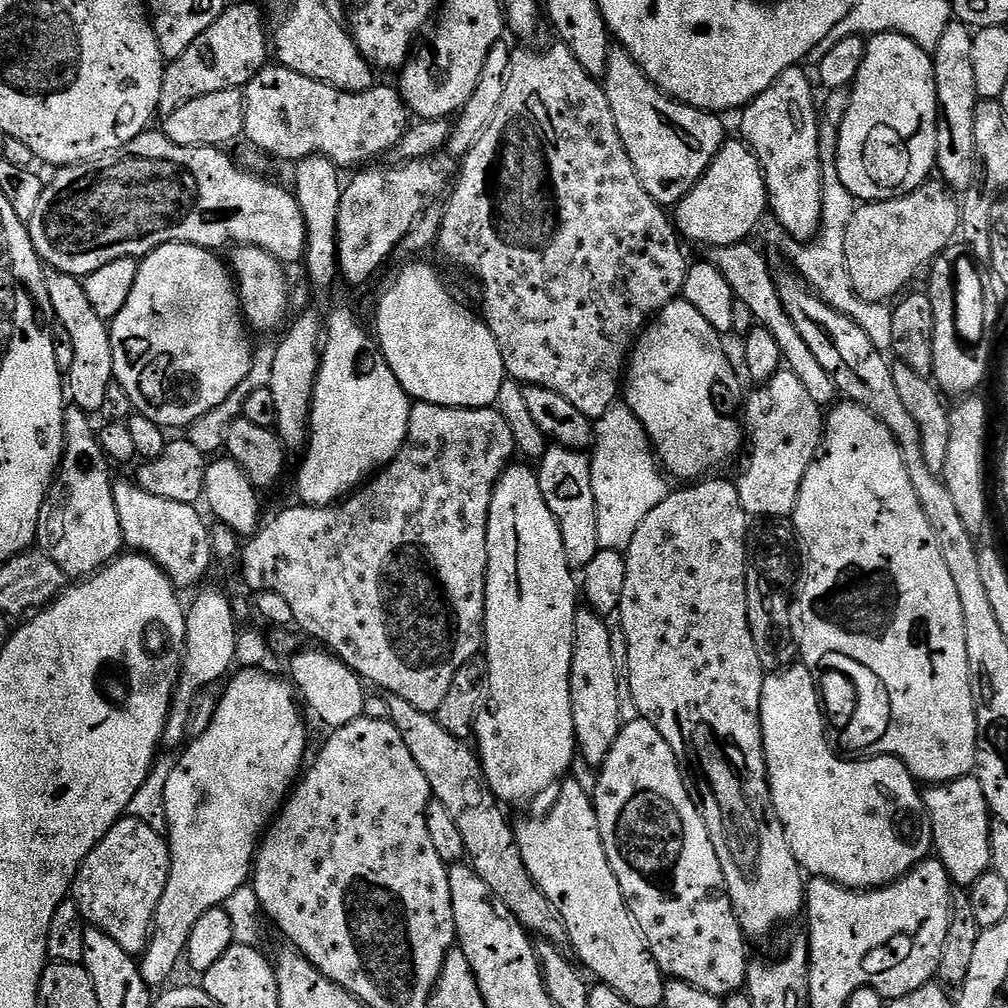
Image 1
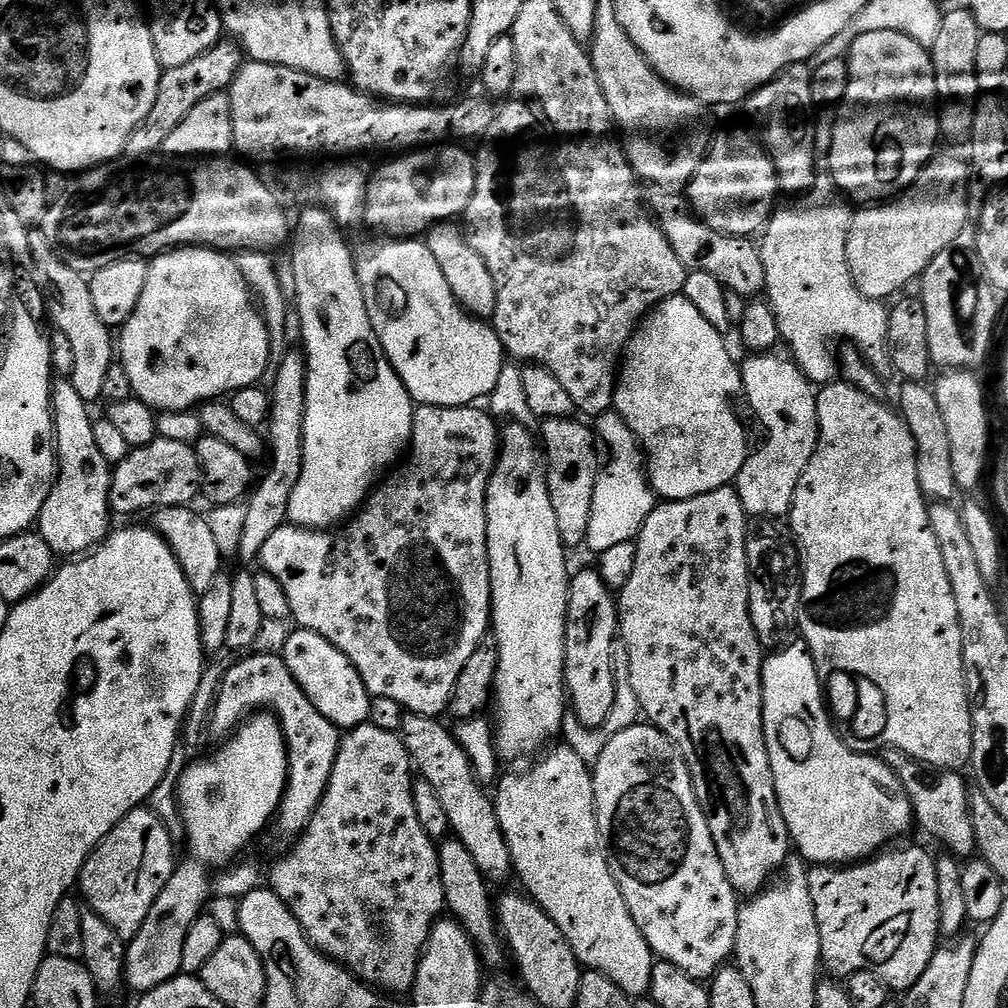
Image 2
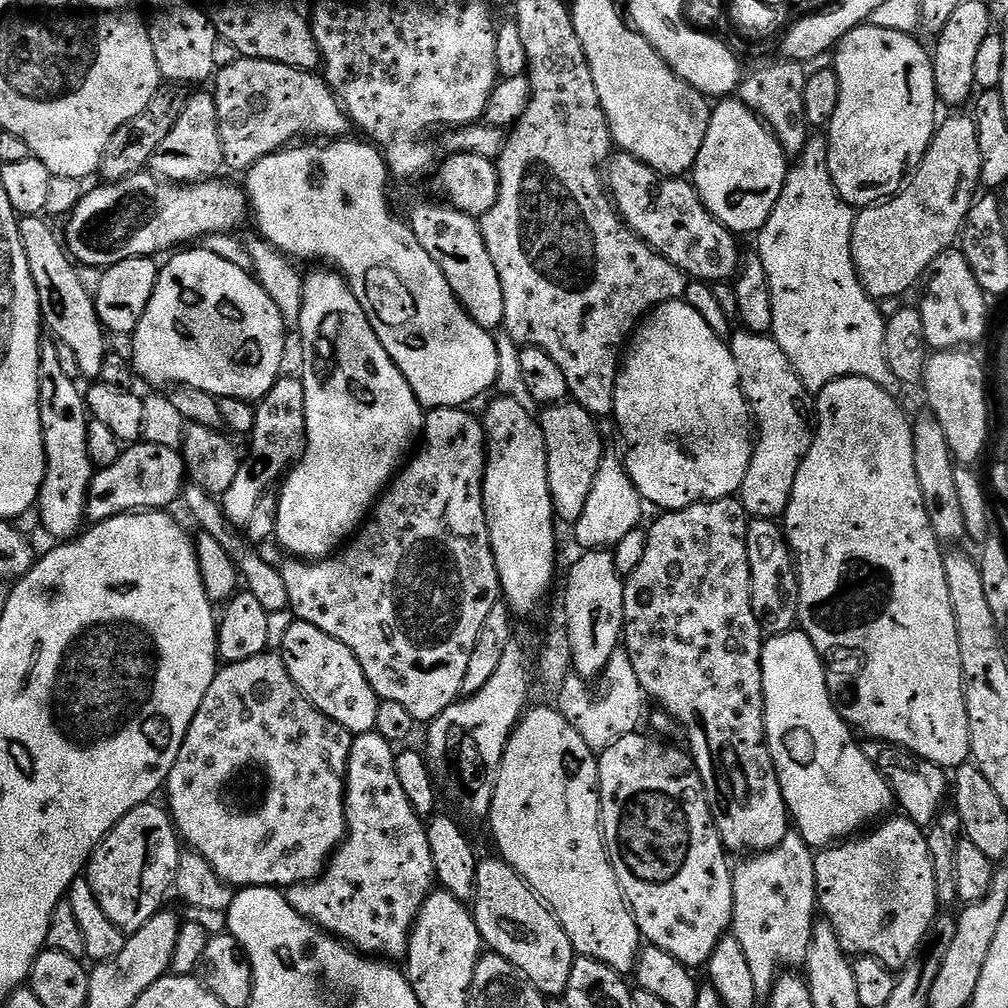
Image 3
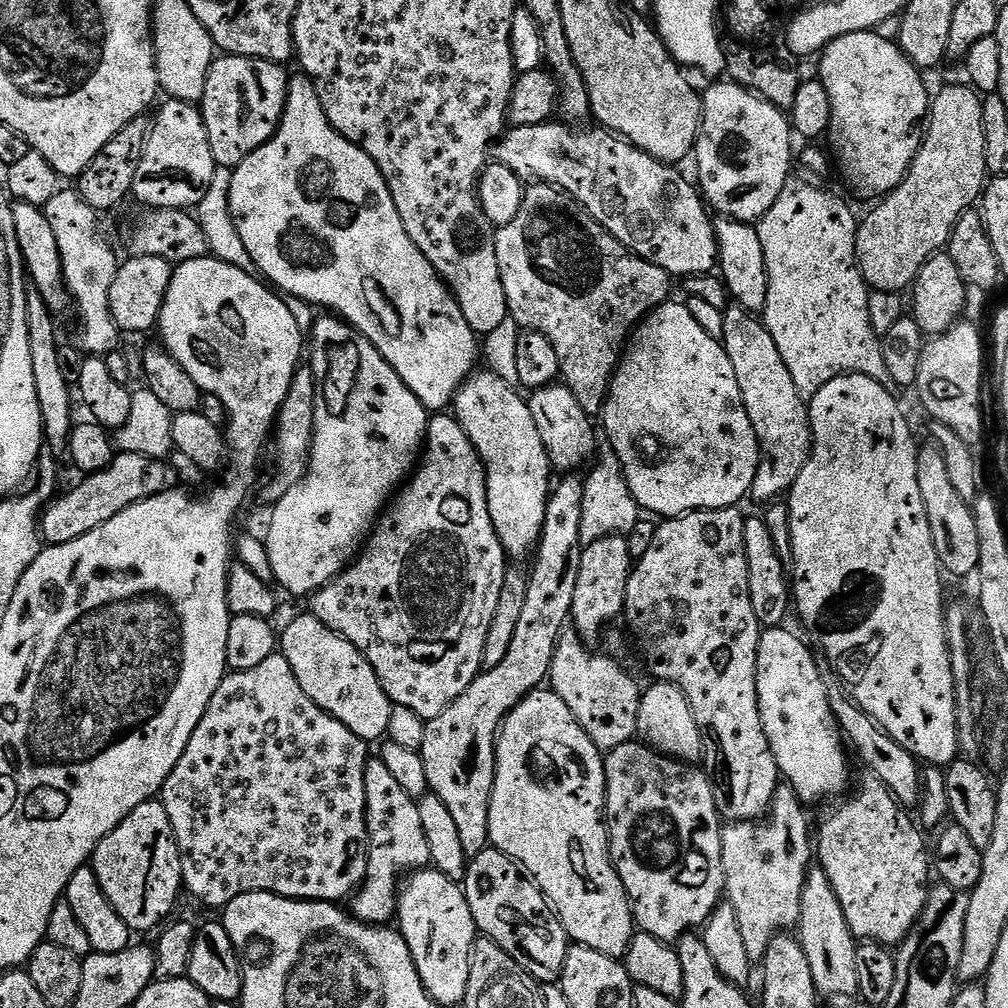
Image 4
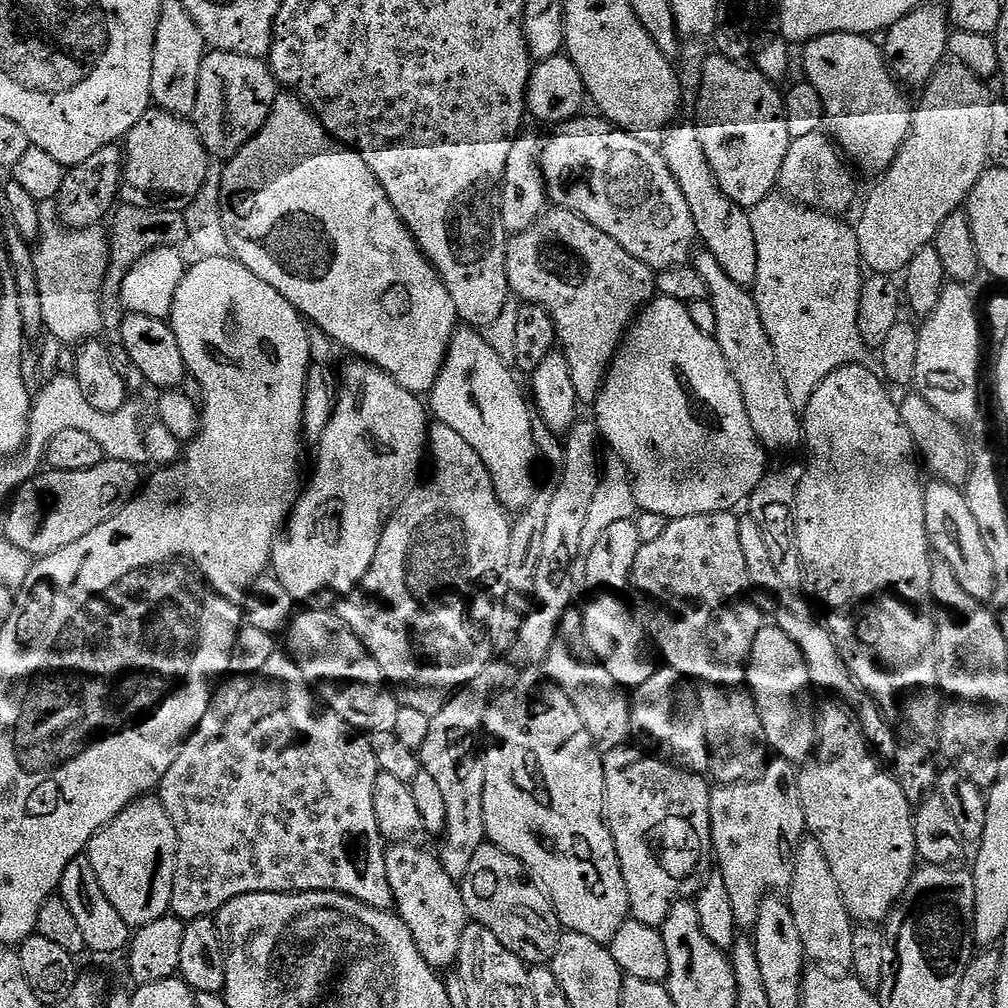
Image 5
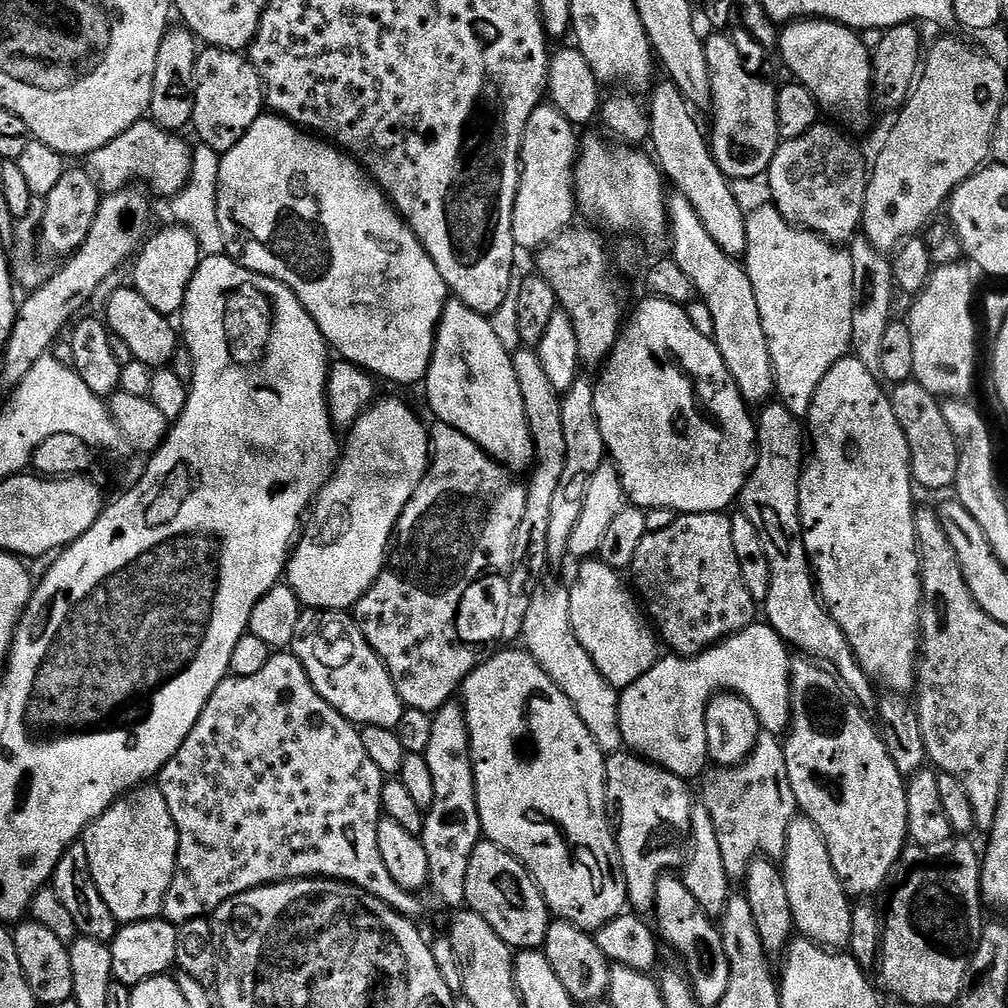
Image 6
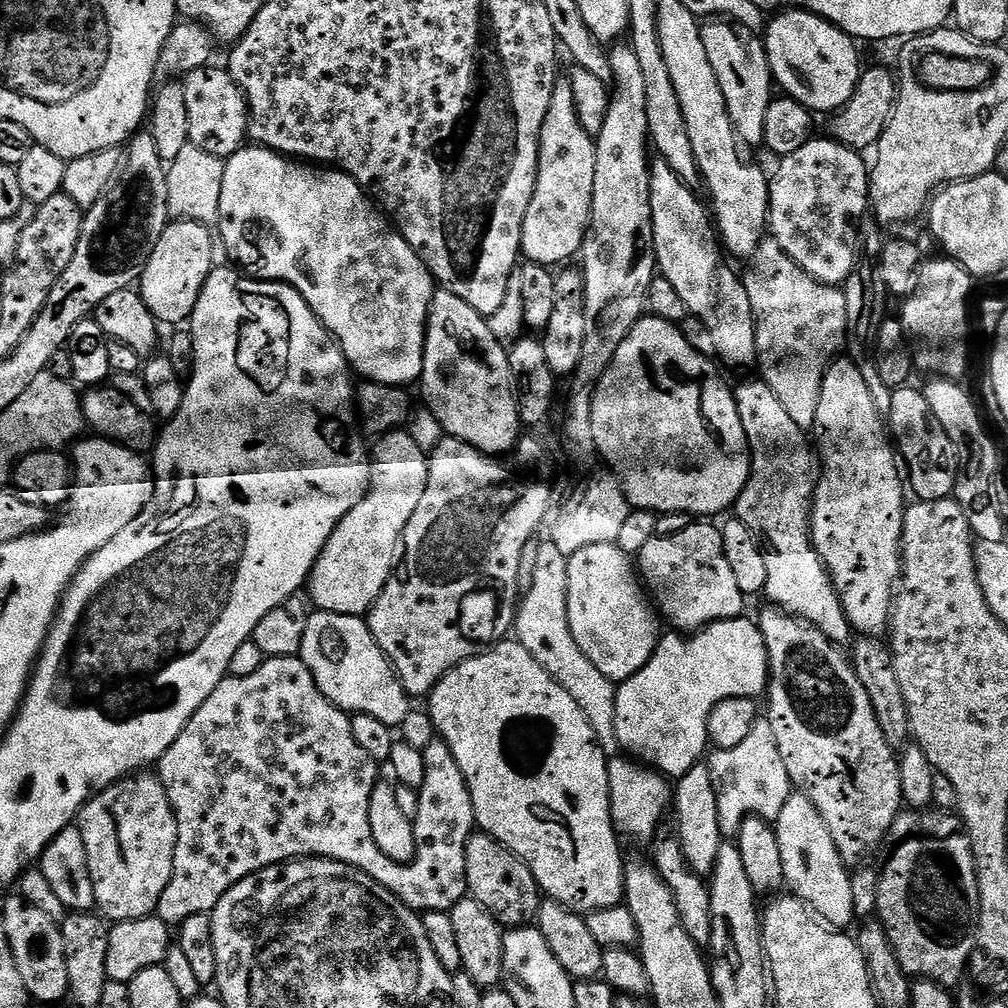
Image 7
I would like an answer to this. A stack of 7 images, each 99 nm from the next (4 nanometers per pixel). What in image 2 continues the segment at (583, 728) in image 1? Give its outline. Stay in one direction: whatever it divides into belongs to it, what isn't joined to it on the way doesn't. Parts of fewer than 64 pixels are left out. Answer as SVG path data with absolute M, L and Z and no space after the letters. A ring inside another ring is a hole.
M595 567L584 568L573 575L568 582L568 613L566 614L566 646L564 647L564 687L570 708L574 711L575 719L587 728L600 728L610 718L610 706L614 706L614 662L612 651L618 639L620 627L620 609L613 589L606 586Z

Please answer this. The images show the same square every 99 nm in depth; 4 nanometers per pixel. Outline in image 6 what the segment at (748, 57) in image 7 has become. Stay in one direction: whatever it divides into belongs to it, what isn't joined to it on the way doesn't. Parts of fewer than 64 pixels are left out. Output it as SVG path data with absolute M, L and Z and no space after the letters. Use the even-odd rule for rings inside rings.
M712 34L714 36L707 37L704 49L706 50L706 66L710 66L710 78L712 79L712 102L710 105L710 113L712 112L712 132L710 128L710 143L712 145L712 156L718 162L718 166L722 170L722 174L728 177L729 181L736 180L752 180L755 176L763 177L768 171L770 162L774 158L774 154L781 146L780 131L778 130L778 102L776 101L777 89L772 86L767 79L764 80L754 73L748 72L748 68L744 65L744 56L740 53L740 48L731 40L730 37L724 36L728 34Z

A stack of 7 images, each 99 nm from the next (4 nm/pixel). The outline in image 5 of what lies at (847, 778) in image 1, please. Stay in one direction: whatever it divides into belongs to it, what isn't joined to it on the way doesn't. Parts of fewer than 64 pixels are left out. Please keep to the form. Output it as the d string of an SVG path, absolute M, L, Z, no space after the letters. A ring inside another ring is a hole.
M775 626L761 628L758 638L754 638L752 653L748 659L748 682L752 697L756 699L756 709L762 718L764 727L764 739L767 747L772 748L781 760L804 762L813 755L816 746L816 721L813 709L808 709L808 700L804 697L804 691L809 691L810 674L806 670L806 658L802 658L802 650L786 638L782 629Z

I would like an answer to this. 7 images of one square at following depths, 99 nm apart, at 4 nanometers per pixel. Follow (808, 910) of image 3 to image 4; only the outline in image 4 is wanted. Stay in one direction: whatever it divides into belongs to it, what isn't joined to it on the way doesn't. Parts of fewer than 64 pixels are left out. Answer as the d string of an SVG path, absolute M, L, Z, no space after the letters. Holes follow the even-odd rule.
M784 782L777 787L772 806L763 818L725 823L720 833L724 896L726 903L734 906L746 954L754 962L762 960L775 936L795 929L800 922L802 886L814 860L814 840L808 837L804 811L804 801Z

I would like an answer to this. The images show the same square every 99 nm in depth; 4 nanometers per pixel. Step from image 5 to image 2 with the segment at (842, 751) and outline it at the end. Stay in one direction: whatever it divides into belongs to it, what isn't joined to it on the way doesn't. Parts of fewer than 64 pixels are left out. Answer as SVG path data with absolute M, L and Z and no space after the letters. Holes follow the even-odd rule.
M895 848L851 866L809 867L808 881L810 898L814 898L814 914L818 918L818 934L822 938L823 967L827 971L829 968L833 972L829 973L836 978L849 978L858 971L873 972L889 989L897 988L897 993L903 994L916 985L934 958L941 939L940 907L933 853L924 848Z

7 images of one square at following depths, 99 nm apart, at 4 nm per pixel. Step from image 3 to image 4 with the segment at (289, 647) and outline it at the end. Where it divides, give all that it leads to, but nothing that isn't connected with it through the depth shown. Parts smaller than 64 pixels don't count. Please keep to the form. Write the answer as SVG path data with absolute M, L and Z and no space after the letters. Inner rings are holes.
M304 614L294 617L285 626L284 632L282 628L278 648L286 662L290 662L290 670L294 670L298 686L306 690L306 694L322 711L338 718L338 722L354 730L354 734L365 742L380 742L387 737L392 700L386 690L382 690L382 682L378 682L378 674L374 674L370 662L366 662L364 655L346 642L346 638L318 622L318 618Z

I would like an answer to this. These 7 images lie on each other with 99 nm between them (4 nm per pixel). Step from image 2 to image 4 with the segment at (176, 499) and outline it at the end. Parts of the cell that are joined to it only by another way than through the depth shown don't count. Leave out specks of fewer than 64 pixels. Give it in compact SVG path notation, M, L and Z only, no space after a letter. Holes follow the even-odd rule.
M120 452L101 472L93 472L83 477L77 488L69 492L61 491L59 495L48 501L42 509L40 530L43 539L49 545L74 542L74 538L82 538L82 534L90 534L98 526L110 522L122 510L130 505L142 502L151 496L165 491L168 472L165 461L155 460L146 454Z

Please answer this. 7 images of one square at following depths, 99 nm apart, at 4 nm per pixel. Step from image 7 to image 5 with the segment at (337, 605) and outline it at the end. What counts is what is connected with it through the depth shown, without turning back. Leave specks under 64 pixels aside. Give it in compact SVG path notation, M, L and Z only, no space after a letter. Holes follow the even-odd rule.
M359 358L349 361L338 372L336 409L318 445L320 457L316 460L312 481L309 484L307 481L306 487L296 497L286 521L286 531L272 548L271 571L276 580L282 582L286 594L290 594L292 601L300 606L313 602L328 606L337 598L349 596L360 586L366 570L370 570L370 562L374 562L374 554L378 554L378 542L386 522L417 487L421 479L420 467L424 460L426 464L429 451L430 412L425 401L423 404L417 393L403 388L376 365Z

